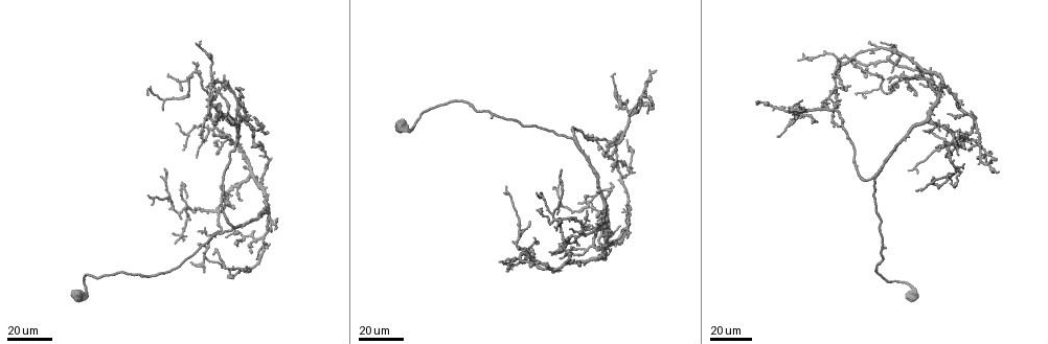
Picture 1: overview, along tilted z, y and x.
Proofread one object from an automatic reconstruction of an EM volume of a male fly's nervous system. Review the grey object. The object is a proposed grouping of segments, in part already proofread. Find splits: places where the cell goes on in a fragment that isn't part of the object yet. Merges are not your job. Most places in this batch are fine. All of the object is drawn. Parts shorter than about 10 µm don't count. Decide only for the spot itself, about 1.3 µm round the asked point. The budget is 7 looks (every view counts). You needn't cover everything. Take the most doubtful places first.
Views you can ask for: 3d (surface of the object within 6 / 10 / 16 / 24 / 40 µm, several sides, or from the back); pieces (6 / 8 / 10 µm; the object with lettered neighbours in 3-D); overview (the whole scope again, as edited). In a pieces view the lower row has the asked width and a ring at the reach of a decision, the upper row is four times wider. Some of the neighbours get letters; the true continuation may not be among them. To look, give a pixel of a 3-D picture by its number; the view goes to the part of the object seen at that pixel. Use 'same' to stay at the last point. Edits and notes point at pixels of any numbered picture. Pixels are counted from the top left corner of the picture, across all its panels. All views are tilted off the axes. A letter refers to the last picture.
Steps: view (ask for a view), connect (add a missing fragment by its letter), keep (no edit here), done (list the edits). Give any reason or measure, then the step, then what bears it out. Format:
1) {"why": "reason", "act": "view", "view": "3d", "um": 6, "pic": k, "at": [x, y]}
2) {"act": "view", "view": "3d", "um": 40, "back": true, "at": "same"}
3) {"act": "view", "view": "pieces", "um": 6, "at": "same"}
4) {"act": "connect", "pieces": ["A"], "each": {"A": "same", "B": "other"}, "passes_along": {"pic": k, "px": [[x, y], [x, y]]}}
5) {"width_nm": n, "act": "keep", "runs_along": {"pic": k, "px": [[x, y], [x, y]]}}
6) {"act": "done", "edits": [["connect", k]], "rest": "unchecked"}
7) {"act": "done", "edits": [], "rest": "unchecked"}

{"why": "free end", "act": "view", "view": "3d", "um": 40, "pic": 1, "at": [239, 112]}

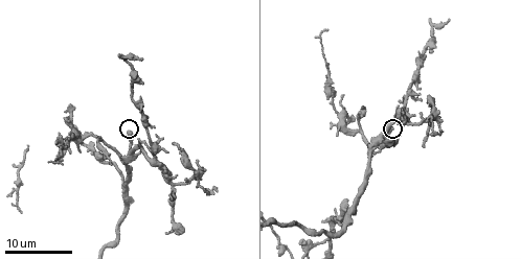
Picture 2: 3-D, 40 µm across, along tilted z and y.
{"act": "view", "view": "pieces", "um": 6, "pic": 2, "at": [129, 131]}

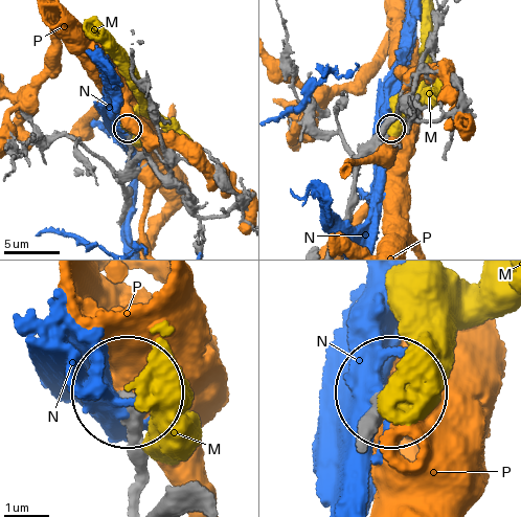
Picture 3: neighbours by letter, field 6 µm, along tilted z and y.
{"act": "keep", "each": {"M": "other", "N": "other", "P": "other"}, "found": "no lettered fragment goes on from it"}

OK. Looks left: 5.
{"act": "view", "view": "3d", "um": 24, "pic": 1, "at": [149, 96]}

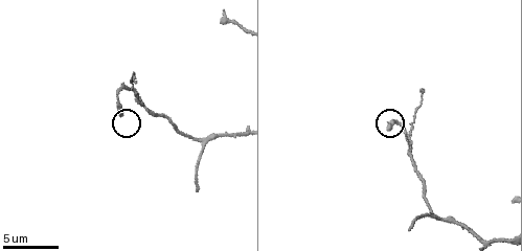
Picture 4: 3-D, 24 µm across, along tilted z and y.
{"why": "what lies round it", "act": "view", "view": "pieces", "um": 6, "pic": 4, "at": [120, 113]}

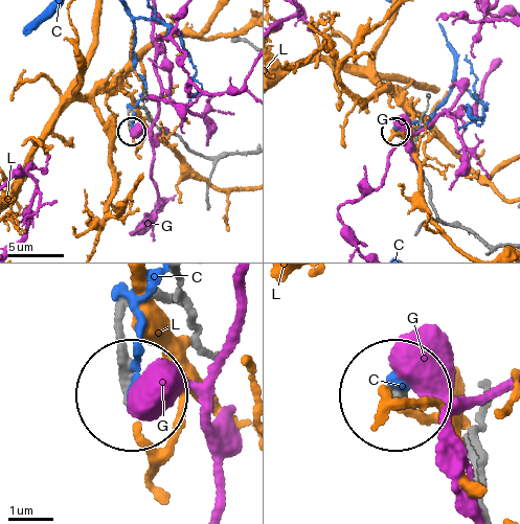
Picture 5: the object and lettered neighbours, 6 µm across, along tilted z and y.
{"act": "keep", "each": {"C": "other", "G": "other", "L": "other"}, "found": "none of them fits"}

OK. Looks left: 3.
{"why": "an open end", "act": "view", "view": "3d", "um": 40, "pic": 1, "at": [245, 167]}

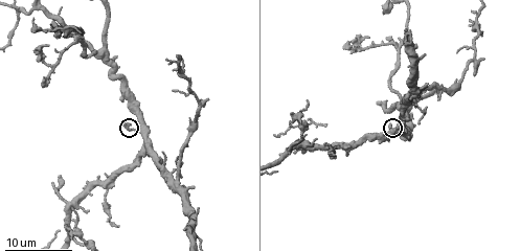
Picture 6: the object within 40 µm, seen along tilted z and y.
{"act": "view", "view": "3d", "um": 10, "pic": 6, "at": [125, 123]}

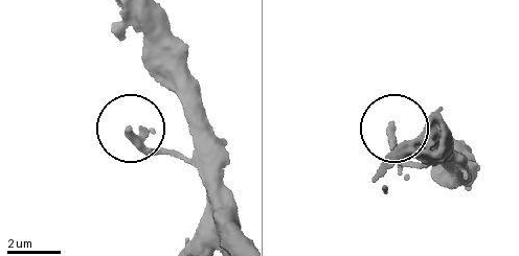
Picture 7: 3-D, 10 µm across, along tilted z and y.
{"why": "see the neighbours", "act": "view", "view": "pieces", "um": 10, "pic": 7, "at": [392, 129]}

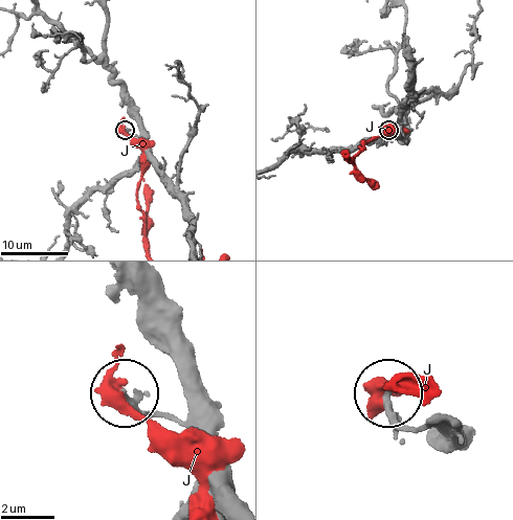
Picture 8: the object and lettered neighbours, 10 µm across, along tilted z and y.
{"width_nm": 270, "act": "keep", "each": {"J": "other"}, "found": "none of them fits"}

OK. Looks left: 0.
{"act": "done", "edits": [], "rest": "unchecked"}

